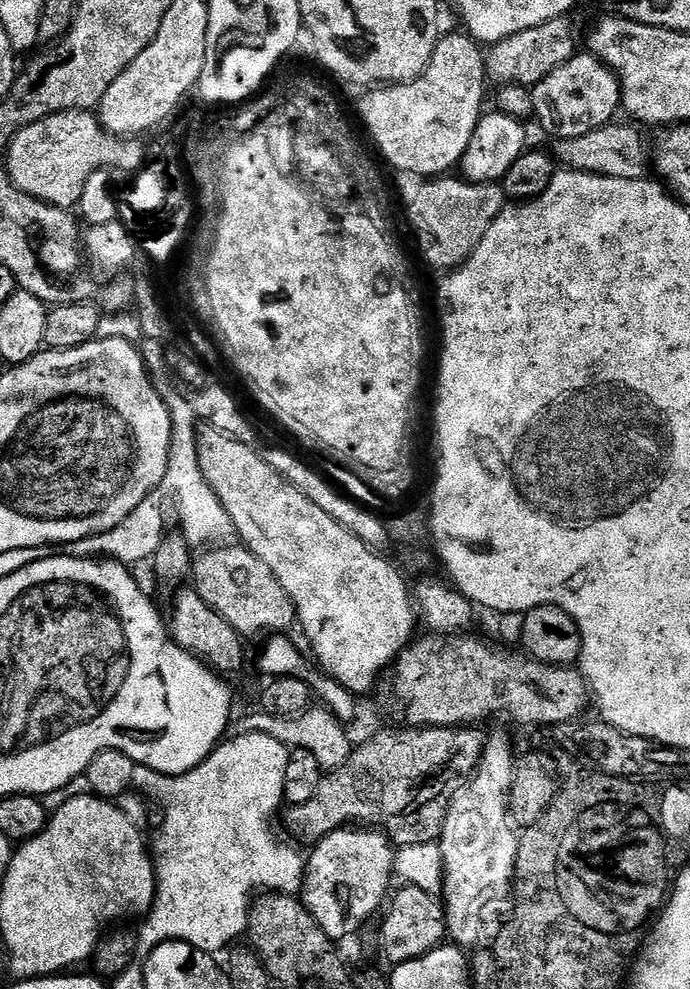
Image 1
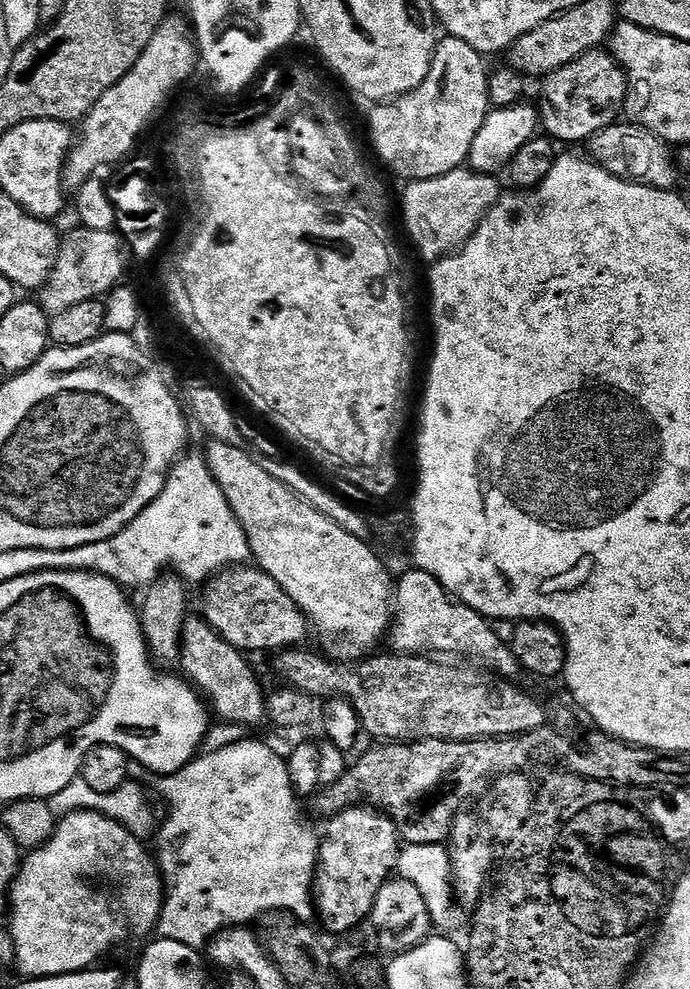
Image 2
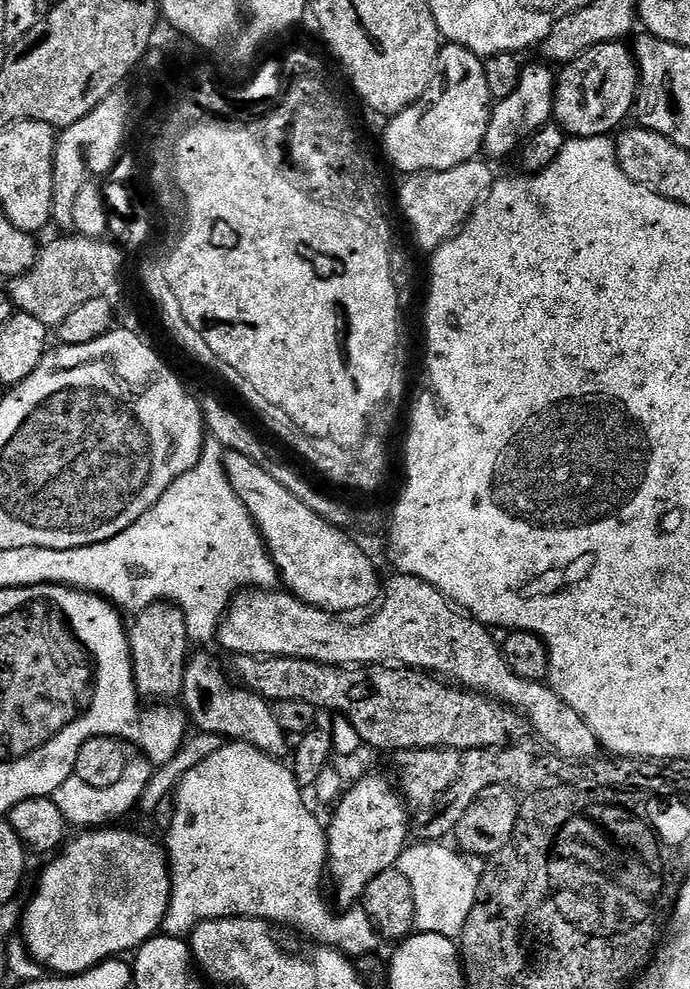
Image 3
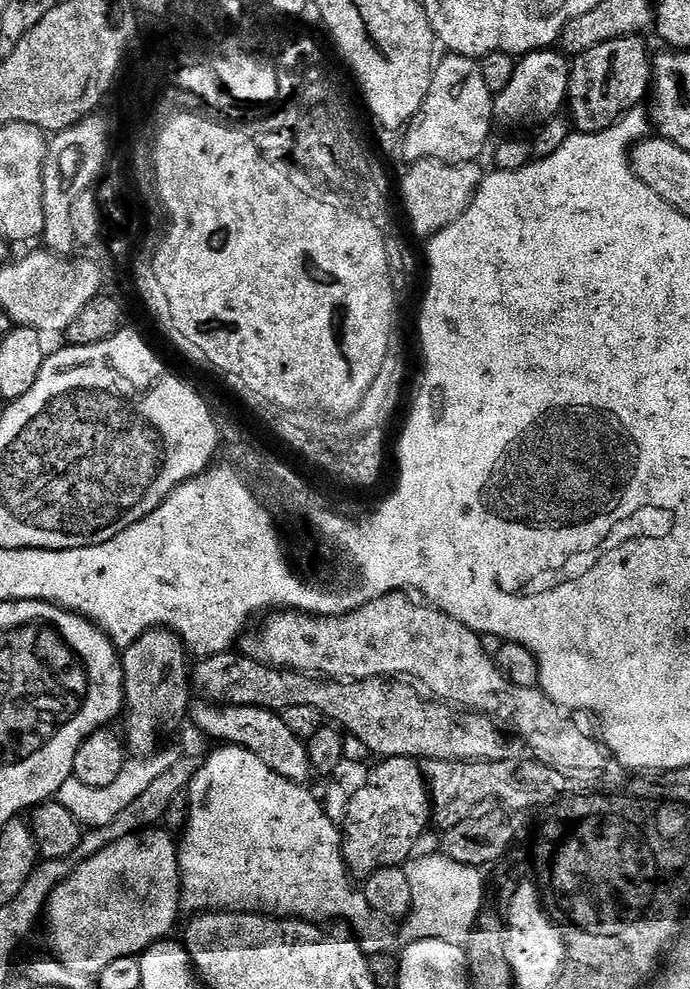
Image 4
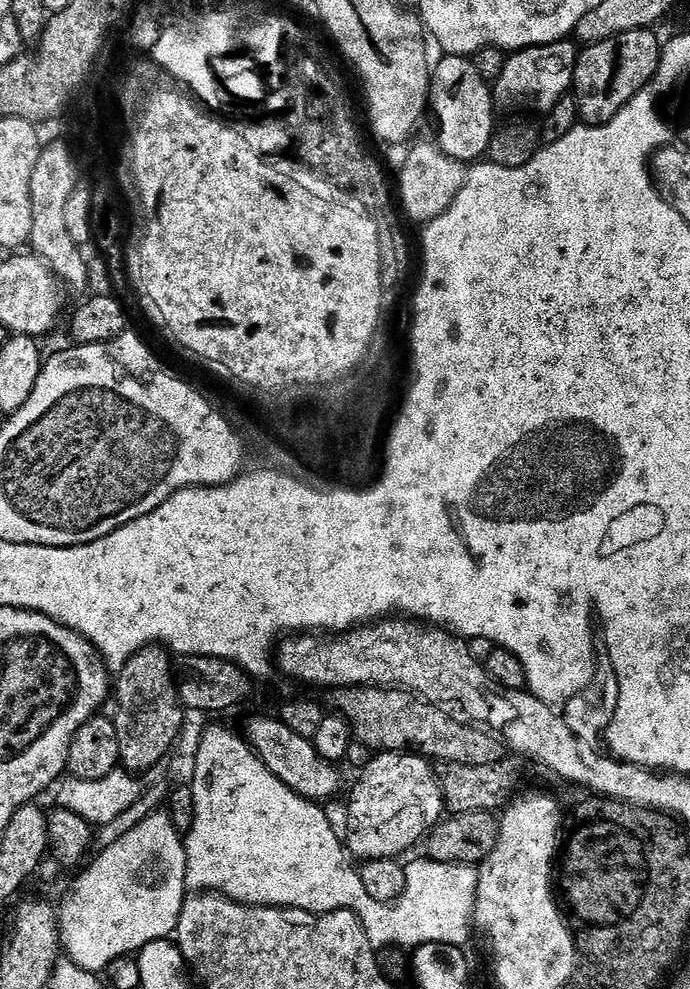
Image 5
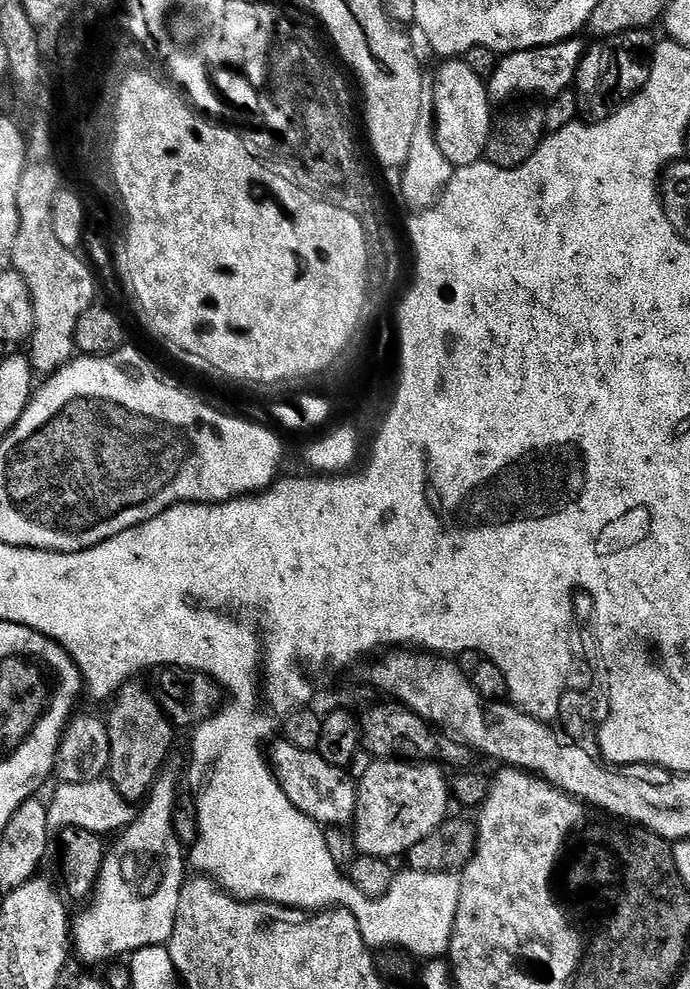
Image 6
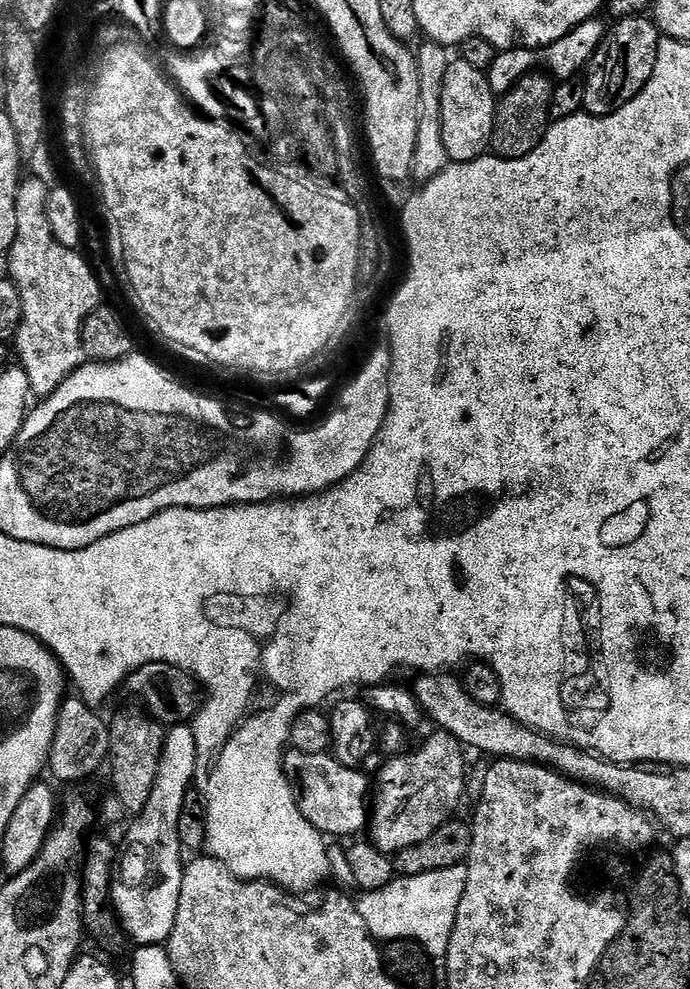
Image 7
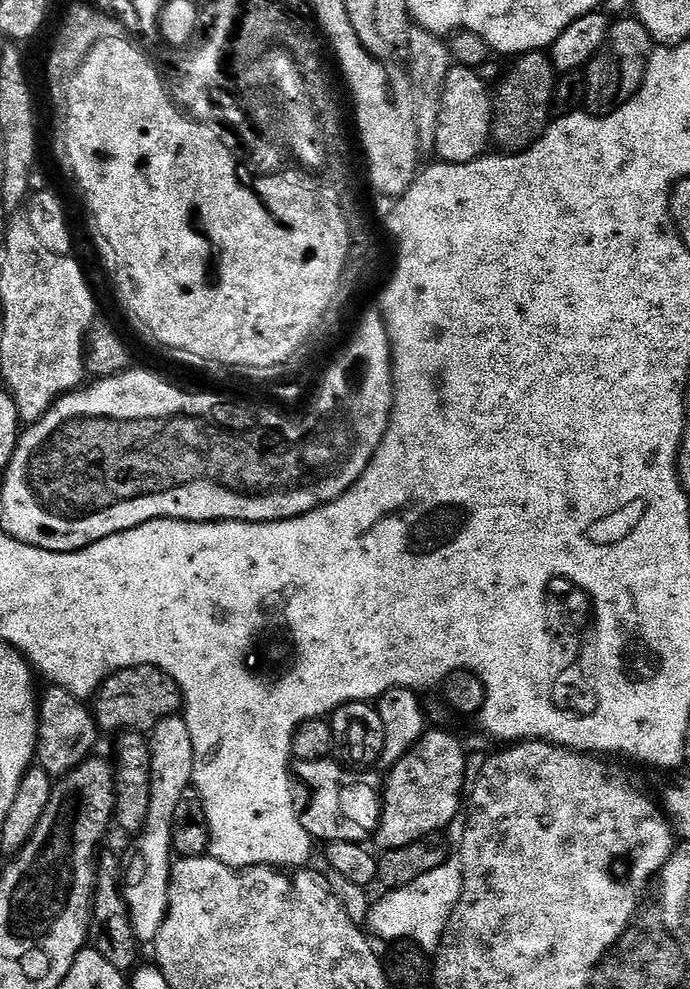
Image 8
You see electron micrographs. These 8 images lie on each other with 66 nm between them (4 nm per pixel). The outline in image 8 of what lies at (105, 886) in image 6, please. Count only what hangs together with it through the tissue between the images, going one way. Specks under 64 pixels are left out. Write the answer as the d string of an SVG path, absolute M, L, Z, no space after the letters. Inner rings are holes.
M177 714L158 722L158 726L150 733L150 747L152 750L152 785L150 786L150 814L146 816L144 828L135 837L136 849L132 857L126 860L123 869L124 901L128 907L128 917L132 920L132 929L137 941L155 941L158 930L162 930L162 922L166 918L168 909L168 891L172 877L174 863L174 849L172 847L172 827L174 814L178 810L180 801L189 795L193 787L192 775L194 774L194 742L190 738L190 730L186 726L183 715Z

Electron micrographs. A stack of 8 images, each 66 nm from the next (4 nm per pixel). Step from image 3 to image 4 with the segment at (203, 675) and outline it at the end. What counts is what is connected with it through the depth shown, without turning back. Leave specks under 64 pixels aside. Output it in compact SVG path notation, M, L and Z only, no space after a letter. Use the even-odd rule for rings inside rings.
M198 700L189 709L189 719L206 736L223 745L250 750L266 766L270 766L279 776L296 783L307 783L312 774L308 747L305 741L287 729L284 718L268 708L238 705L218 705L211 701Z

